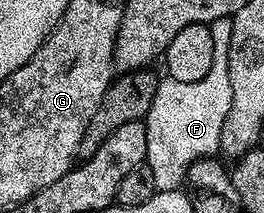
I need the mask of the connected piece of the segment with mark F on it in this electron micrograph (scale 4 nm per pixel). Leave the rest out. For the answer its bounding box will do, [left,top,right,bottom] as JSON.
[145,17,233,190]

